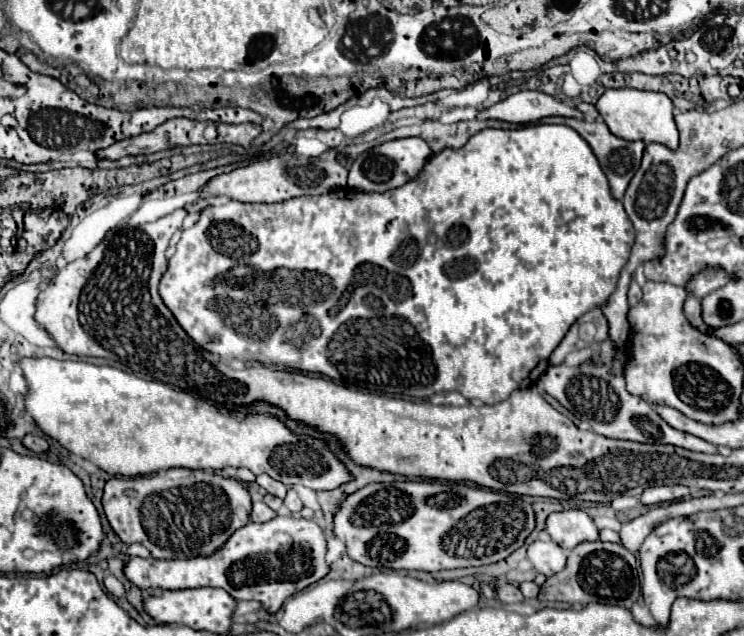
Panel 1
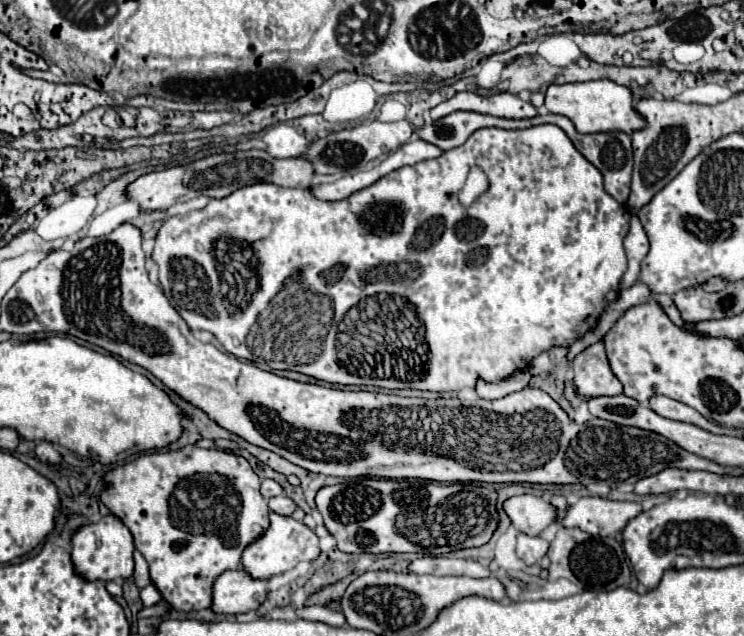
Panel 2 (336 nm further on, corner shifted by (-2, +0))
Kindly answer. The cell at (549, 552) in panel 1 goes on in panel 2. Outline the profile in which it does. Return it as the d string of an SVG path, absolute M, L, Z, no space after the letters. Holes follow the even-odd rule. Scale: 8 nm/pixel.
M521 533L517 537L517 555L527 563L527 565L535 565L539 563L539 559L543 559L549 551L549 543L543 537L529 537L525 533Z

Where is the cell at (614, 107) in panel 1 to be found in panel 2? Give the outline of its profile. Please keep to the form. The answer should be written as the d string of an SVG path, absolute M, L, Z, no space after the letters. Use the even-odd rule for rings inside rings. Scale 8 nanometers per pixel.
M609 79L601 81L585 81L585 83L565 83L565 85L551 85L545 93L545 107L551 113L569 117L579 133L609 133L609 131L623 131L627 135L641 131L645 127L645 117L637 113L633 105L631 89L617 85Z

